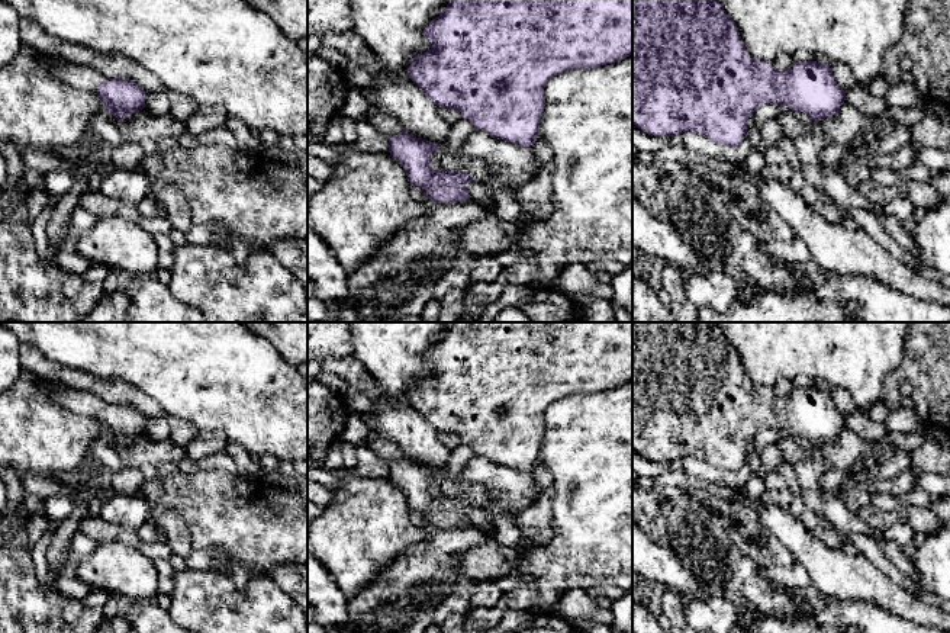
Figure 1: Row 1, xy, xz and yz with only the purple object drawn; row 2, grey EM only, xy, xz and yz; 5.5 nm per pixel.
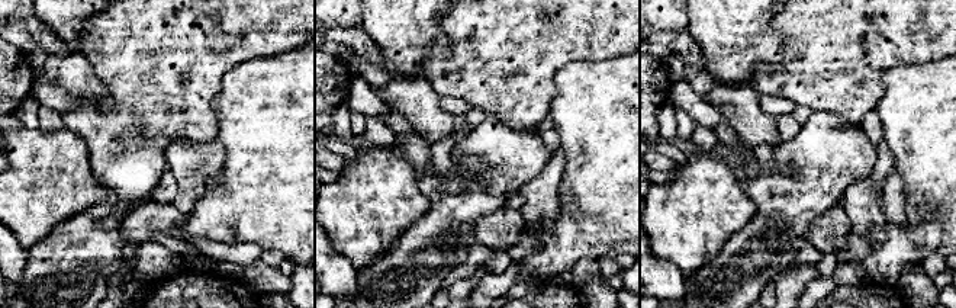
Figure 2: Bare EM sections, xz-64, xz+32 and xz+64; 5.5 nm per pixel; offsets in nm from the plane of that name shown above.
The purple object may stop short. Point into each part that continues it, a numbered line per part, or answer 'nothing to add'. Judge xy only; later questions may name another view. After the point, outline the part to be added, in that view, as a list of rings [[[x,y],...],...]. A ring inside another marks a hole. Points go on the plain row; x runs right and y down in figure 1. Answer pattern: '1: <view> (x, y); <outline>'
1: xy (81, 402); [[[42,377],[39,383],[48,391],[49,396],[55,401],[55,404],[77,415],[90,417],[96,420],[97,409],[109,405],[97,395],[87,391],[71,389],[65,385]]]

